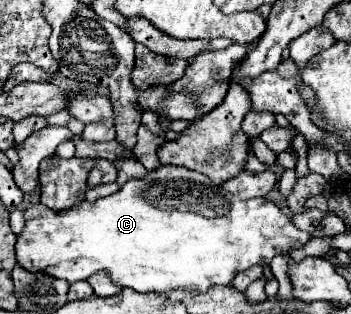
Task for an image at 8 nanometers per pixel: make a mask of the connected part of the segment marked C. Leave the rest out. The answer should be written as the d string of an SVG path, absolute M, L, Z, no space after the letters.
M164 165L164 167L158 167L158 169L152 169L146 173L146 177L142 179L130 179L128 183L124 183L120 187L120 191L108 195L108 197L102 197L102 199L96 199L94 203L88 203L88 201L82 201L80 205L72 207L72 209L64 209L64 211L52 211L48 209L46 205L42 203L36 203L36 205L28 205L24 209L24 219L26 219L26 225L22 229L22 233L18 235L16 239L16 261L30 273L46 273L54 279L66 279L68 283L76 283L76 281L86 281L90 275L94 275L96 271L106 271L112 279L112 283L116 283L118 287L130 287L134 291L142 291L142 293L148 293L148 291L156 291L156 293L164 293L164 291L172 291L172 289L180 289L180 287L186 287L186 289L194 289L194 291L206 291L210 285L228 285L232 283L232 279L240 273L240 271L246 271L250 269L252 265L270 265L272 257L278 255L278 253L290 253L298 247L302 247L306 241L310 241L310 235L306 231L300 231L298 227L294 227L290 223L290 219L268 199L264 197L258 197L258 199L238 199L236 195L224 191L222 187L214 185L206 175L198 173L198 171L192 171L192 169L186 169L186 167L174 167L174 165Z

